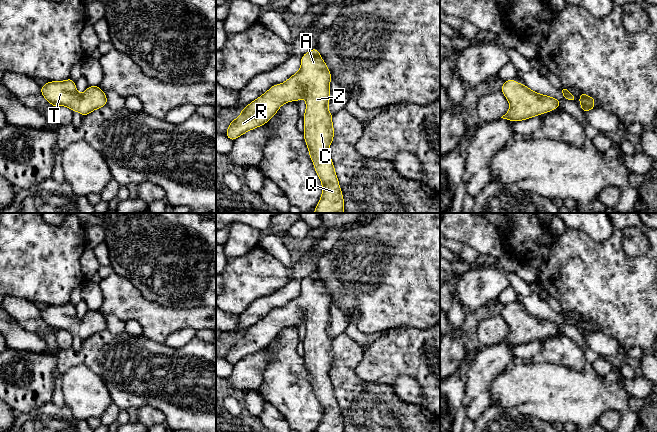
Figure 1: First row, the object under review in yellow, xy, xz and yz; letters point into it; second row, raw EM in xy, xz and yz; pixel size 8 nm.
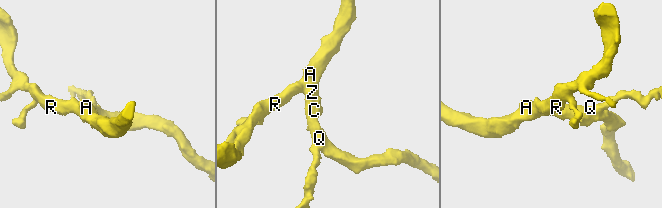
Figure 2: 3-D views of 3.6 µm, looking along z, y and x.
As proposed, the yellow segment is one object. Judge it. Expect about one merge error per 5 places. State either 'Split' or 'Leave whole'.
Leave whole

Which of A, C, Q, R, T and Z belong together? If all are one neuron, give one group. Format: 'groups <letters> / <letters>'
groups A C Q R T Z

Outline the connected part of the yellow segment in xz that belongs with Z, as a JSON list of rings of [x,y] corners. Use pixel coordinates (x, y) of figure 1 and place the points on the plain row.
[[[313,272],[302,280],[301,291],[296,298],[293,298],[282,308],[273,309],[268,315],[242,333],[240,340],[230,347],[225,358],[234,365],[244,357],[266,348],[283,328],[290,325],[298,326],[303,321],[306,326],[306,335],[303,340],[305,348],[303,359],[315,396],[322,407],[322,420],[315,432],[344,432],[342,415],[329,378],[329,371],[334,362],[333,339],[328,334],[331,320],[330,306],[331,297],[329,293],[319,275]]]

